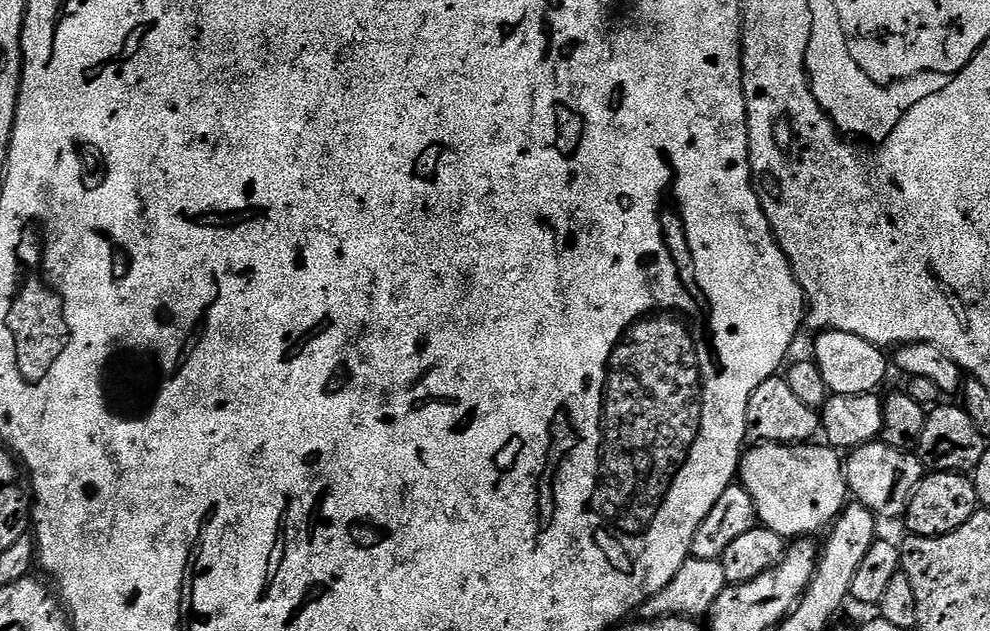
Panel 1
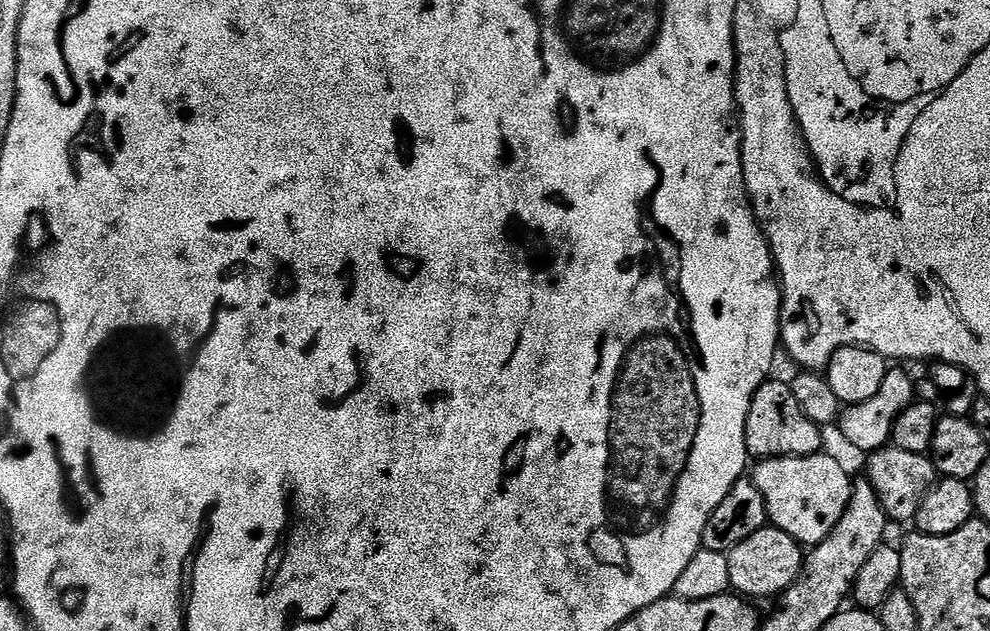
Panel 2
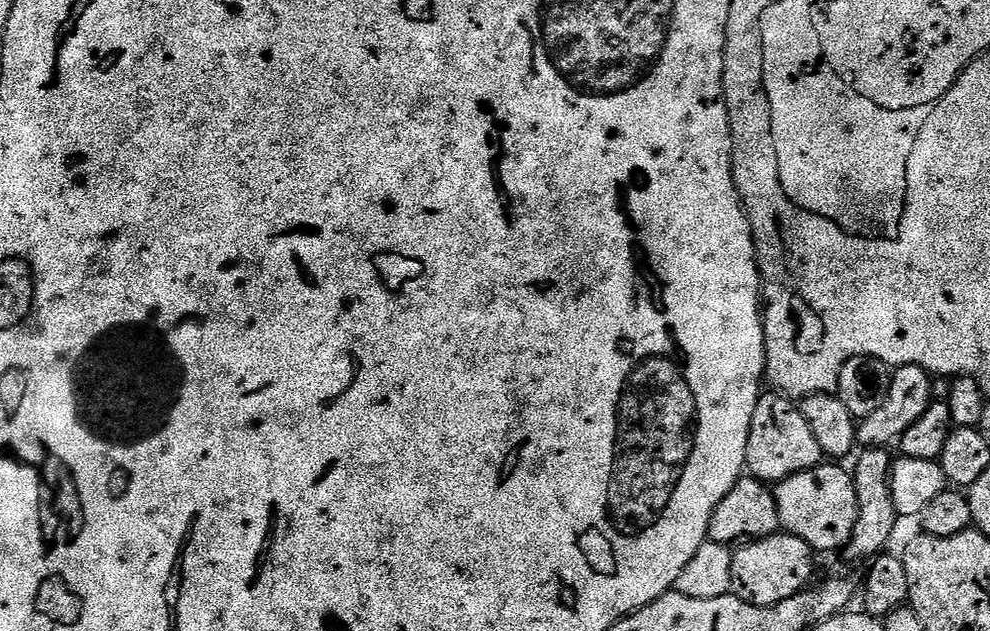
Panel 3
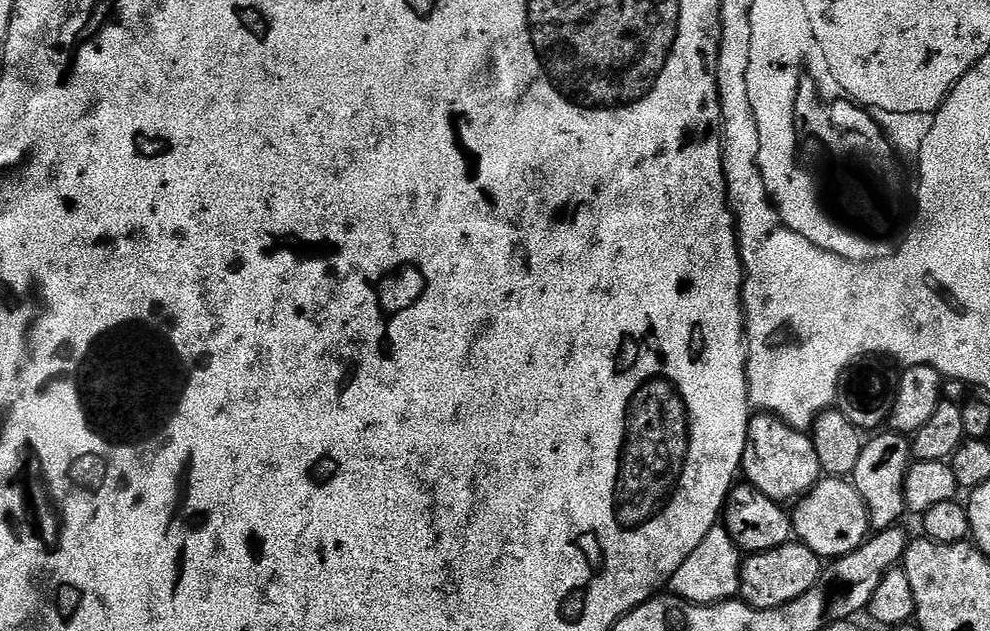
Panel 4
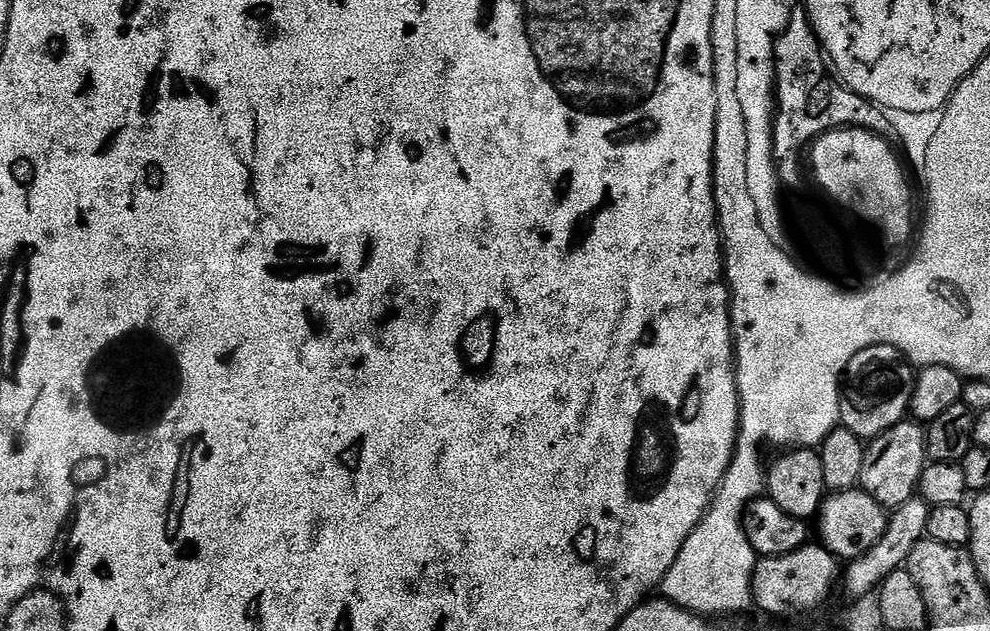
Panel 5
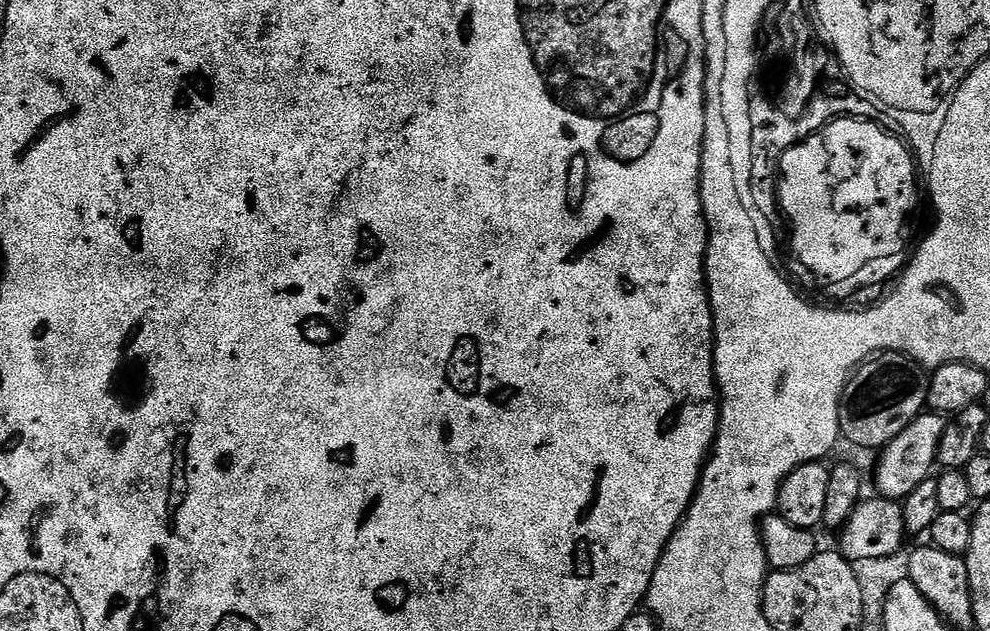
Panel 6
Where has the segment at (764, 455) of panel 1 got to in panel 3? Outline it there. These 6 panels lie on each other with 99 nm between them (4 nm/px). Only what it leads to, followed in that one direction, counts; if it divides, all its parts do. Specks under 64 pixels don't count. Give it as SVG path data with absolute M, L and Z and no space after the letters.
M821 462L816 468L808 472L799 472L790 478L779 481L775 485L776 505L780 515L780 526L791 536L802 538L802 542L809 544L817 553L836 552L847 545L848 539L854 532L854 522L858 518L858 494L853 473L839 468L836 462Z

